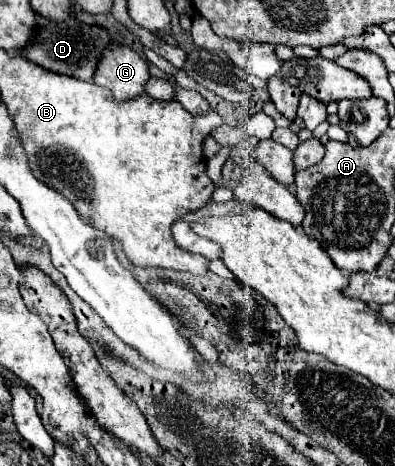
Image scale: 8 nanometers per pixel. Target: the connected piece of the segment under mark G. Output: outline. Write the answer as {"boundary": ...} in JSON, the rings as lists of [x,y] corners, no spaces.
{"boundary":[[[111,44],[109,52],[103,52],[93,82],[109,88],[117,102],[145,96],[145,84],[149,80],[147,62],[127,46]]]}

